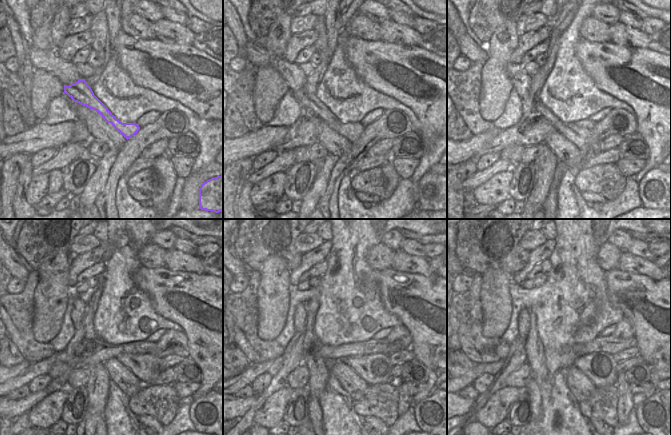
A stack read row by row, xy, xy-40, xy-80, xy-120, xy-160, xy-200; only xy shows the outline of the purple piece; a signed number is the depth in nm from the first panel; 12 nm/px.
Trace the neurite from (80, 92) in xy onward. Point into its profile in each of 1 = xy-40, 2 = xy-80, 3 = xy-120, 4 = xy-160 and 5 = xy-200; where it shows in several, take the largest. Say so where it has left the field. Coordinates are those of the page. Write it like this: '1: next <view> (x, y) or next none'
1: next xy-40 (352, 131)
2: next xy-80 (579, 136)
3: next xy-120 (146, 368)
4: next xy-160 (375, 369)
5: next xy-200 (600, 367)

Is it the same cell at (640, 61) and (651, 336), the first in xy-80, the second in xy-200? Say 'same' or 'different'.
same

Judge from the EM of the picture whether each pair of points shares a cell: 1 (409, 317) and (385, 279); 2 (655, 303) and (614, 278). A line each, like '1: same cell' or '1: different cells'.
1: same cell
2: same cell

